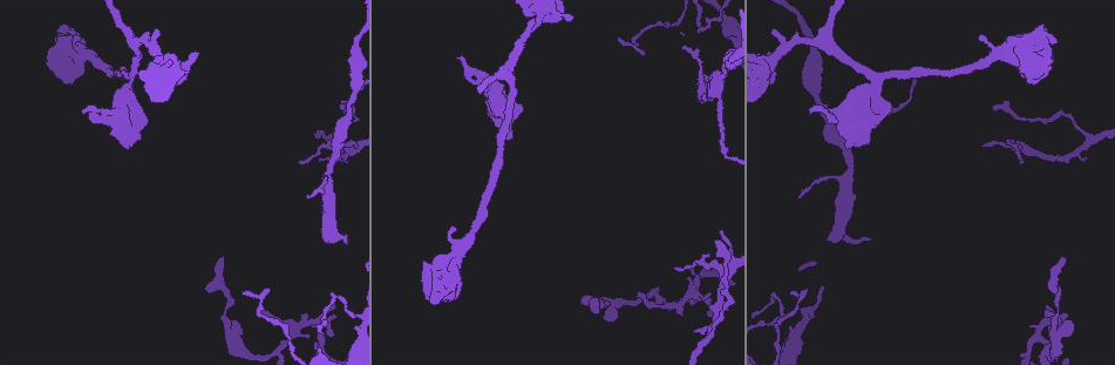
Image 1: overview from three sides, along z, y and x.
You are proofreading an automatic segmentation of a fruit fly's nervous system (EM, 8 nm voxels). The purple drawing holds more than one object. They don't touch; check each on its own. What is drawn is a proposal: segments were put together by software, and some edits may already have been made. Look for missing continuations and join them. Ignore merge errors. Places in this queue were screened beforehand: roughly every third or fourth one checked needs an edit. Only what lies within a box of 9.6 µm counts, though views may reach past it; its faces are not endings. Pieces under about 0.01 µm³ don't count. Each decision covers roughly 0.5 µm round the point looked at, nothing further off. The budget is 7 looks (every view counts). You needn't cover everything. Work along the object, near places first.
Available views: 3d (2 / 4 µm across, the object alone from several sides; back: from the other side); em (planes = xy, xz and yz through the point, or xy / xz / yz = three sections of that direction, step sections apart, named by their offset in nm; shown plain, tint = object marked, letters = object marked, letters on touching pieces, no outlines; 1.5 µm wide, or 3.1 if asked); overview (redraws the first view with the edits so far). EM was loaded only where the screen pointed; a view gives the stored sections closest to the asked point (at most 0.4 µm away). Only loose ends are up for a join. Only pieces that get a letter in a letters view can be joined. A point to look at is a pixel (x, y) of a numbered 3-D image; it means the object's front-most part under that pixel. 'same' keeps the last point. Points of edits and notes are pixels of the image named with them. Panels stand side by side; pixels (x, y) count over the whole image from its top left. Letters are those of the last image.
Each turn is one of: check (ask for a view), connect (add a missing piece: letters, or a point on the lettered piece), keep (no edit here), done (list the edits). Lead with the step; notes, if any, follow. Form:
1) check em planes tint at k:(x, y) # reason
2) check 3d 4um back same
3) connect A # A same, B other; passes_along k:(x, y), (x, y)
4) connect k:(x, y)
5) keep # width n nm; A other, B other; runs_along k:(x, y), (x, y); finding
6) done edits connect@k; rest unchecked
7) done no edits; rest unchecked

check 3d 2um at 1:(221, 257) # branch stops here

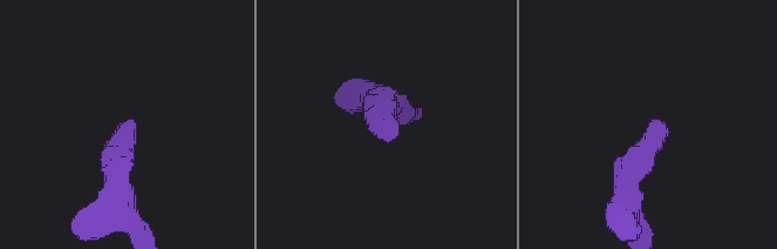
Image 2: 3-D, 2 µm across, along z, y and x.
check em planes letters at 2:(131, 121)

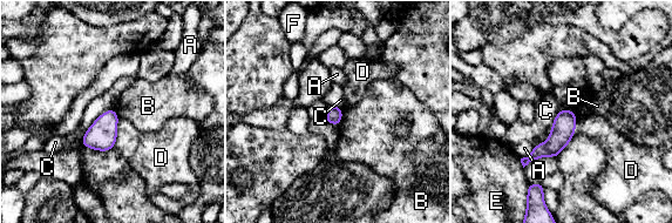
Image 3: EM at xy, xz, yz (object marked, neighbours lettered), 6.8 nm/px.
keep # width 110 nm; A other, B other, C other, D other, E other, F other; runs_along 3:(570, 114), (562, 132), (524, 162); no lettered piece goes on from it

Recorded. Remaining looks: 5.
check em xy step 8 tint at 1:(716, 113) # free end

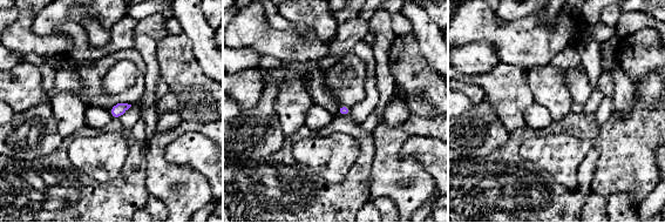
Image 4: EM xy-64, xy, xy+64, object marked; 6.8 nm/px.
check em planes letters same # another direction

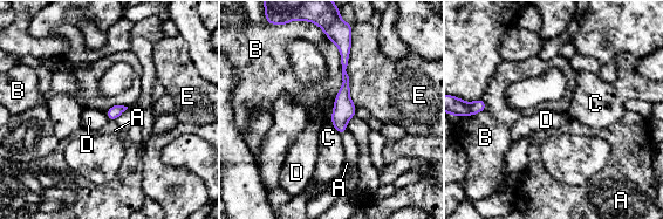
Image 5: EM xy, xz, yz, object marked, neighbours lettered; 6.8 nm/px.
keep # A other, B other, C other, D other, E other; border 5:(104, 113), (109, 120); none of them fits

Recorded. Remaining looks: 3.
check em xz step 4 tint at 1:(790, 293) # free end

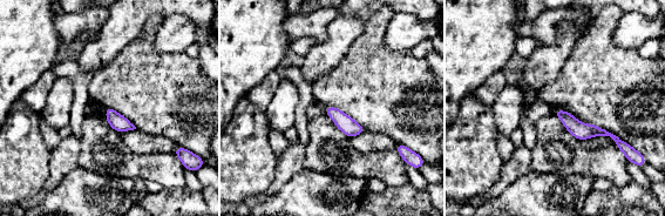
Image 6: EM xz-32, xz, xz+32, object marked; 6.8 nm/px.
check em planes letters same

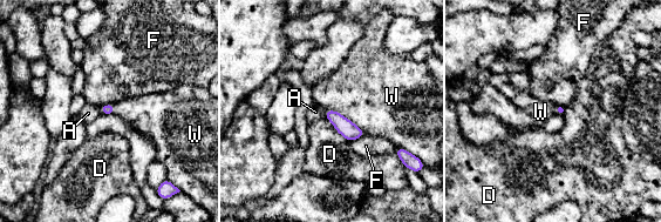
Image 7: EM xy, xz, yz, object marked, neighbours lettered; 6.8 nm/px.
keep # width 70 nm; A other, D other, F other, W other; border 7:(326, 109), (339, 112), (366, 134); none of them fits

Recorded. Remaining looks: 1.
done no edits; rest unchecked

